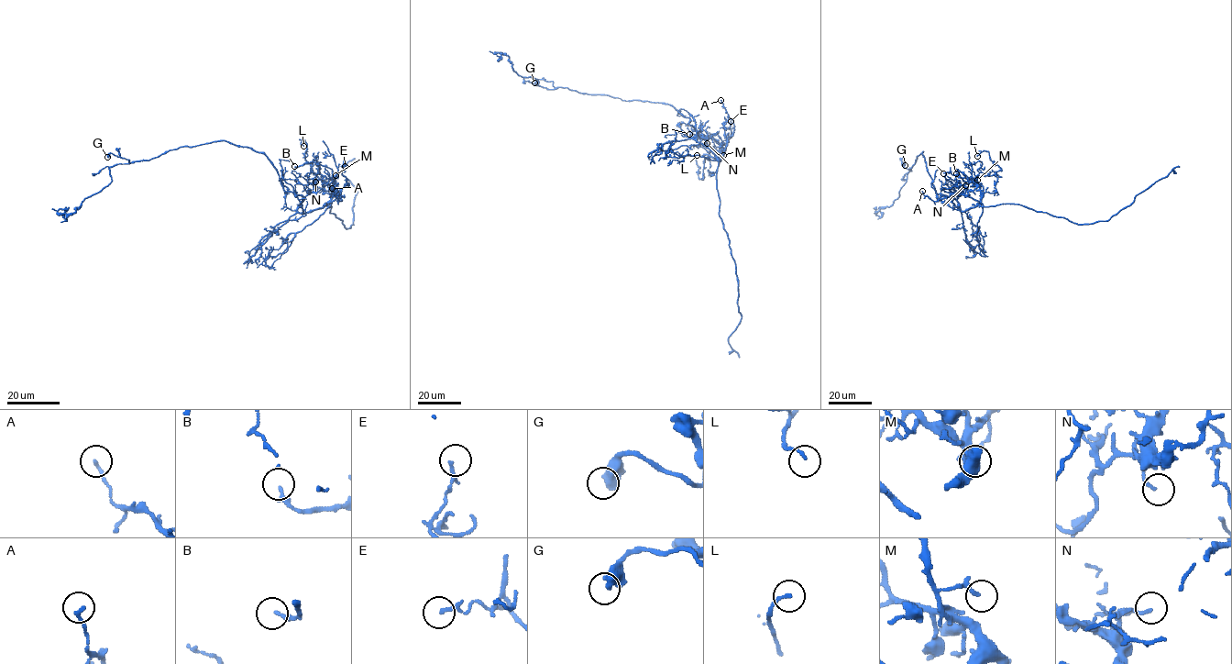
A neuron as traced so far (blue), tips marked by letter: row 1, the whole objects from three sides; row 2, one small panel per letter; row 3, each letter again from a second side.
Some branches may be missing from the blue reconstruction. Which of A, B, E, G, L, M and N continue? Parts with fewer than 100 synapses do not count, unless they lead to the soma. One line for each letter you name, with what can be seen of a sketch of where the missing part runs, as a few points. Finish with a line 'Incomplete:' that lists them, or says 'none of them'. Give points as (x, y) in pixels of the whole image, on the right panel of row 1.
Incomplete: none of them

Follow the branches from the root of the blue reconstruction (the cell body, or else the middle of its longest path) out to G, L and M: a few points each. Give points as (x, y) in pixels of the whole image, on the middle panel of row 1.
G: (693, 128), (688, 117), (668, 105), (581, 94), (555, 87), (552, 82), (544, 79), (534, 82)
L: (693, 128), (697, 134), (692, 138), (720, 160), (705, 155), (700, 179), (697, 155)
M: (693, 128), (697, 134), (692, 138), (703, 143), (719, 159), (724, 151), (723, 155)

